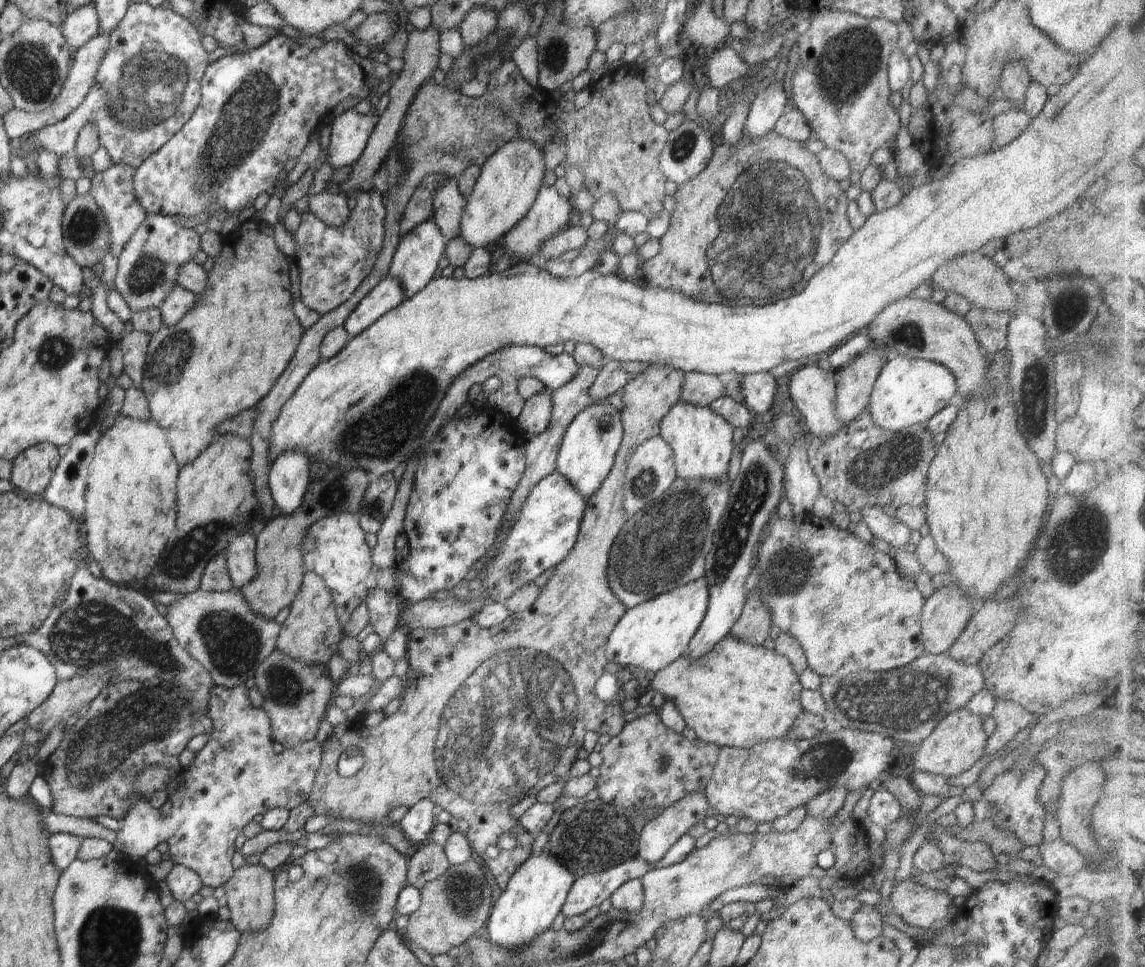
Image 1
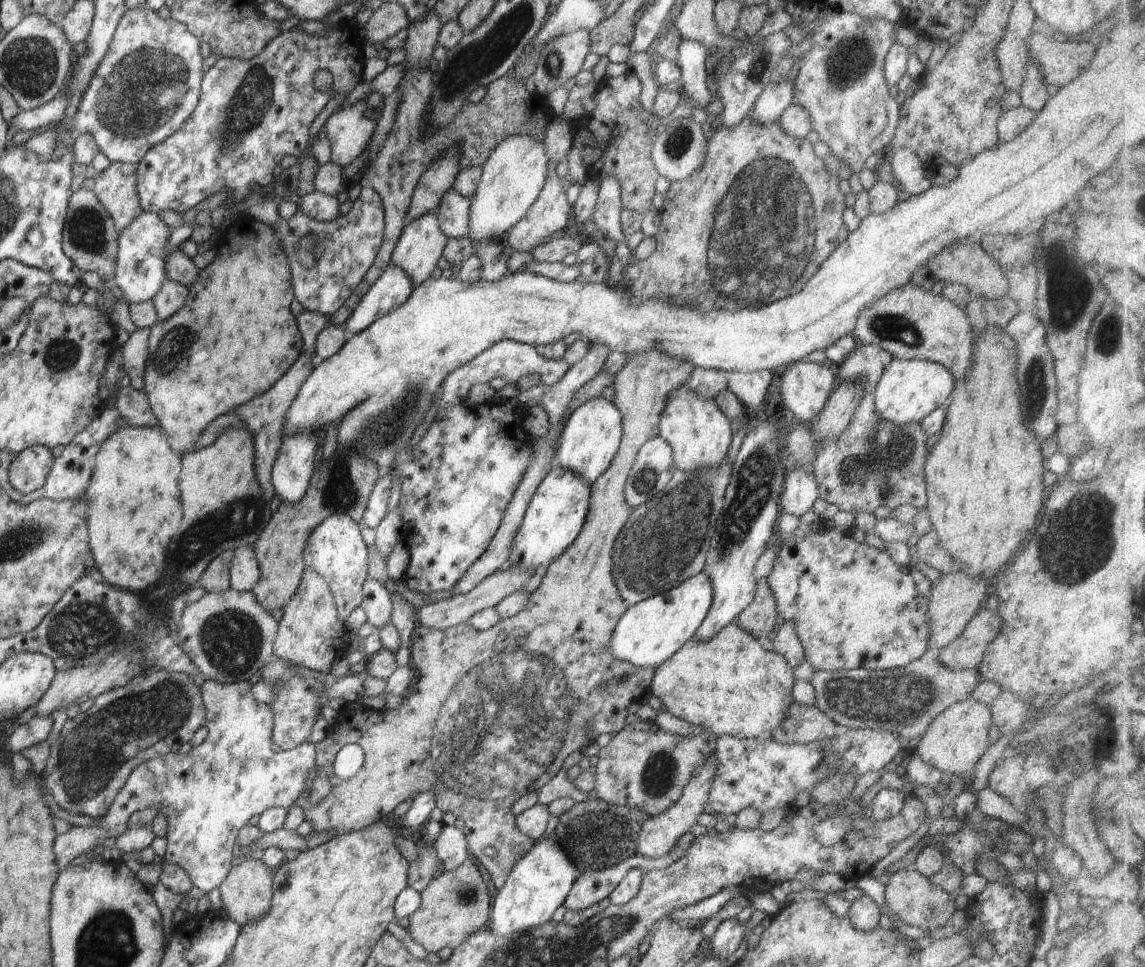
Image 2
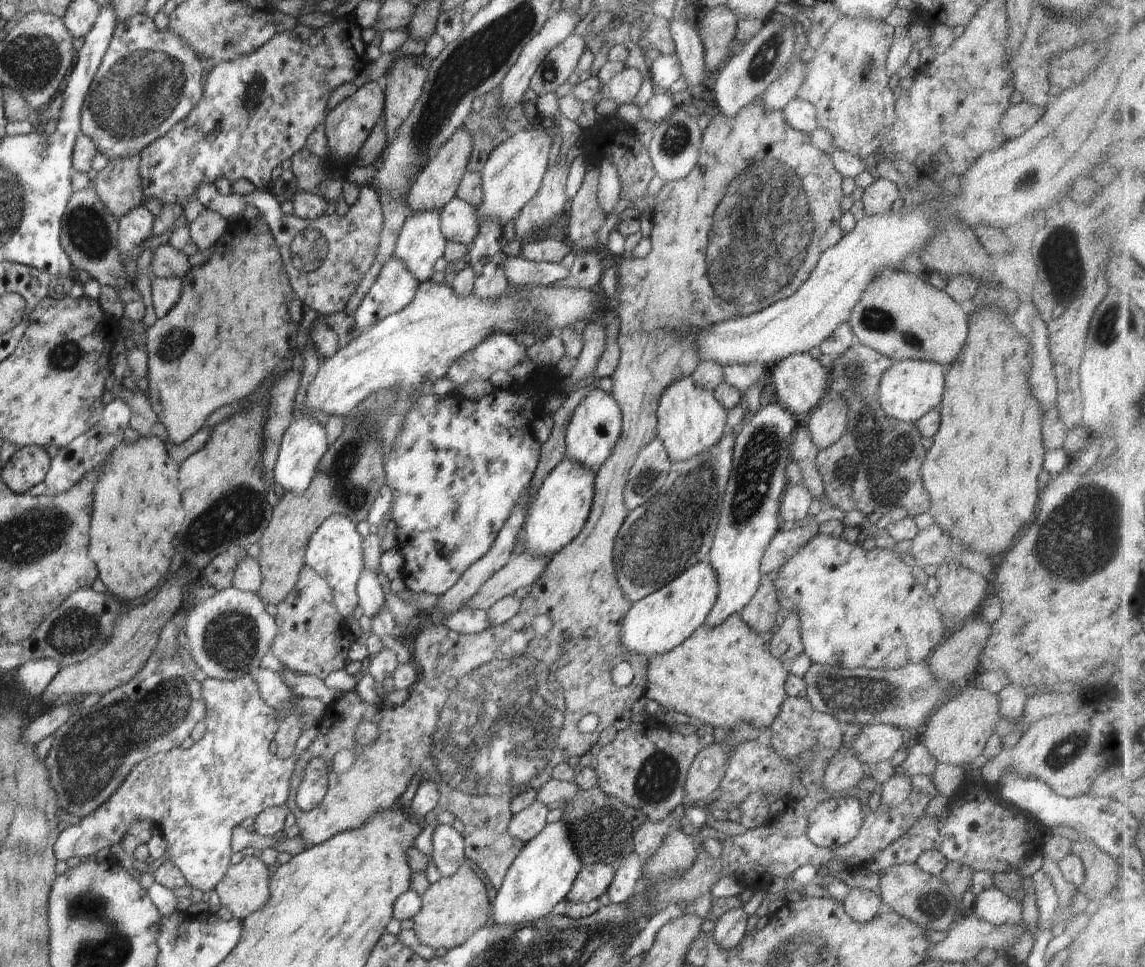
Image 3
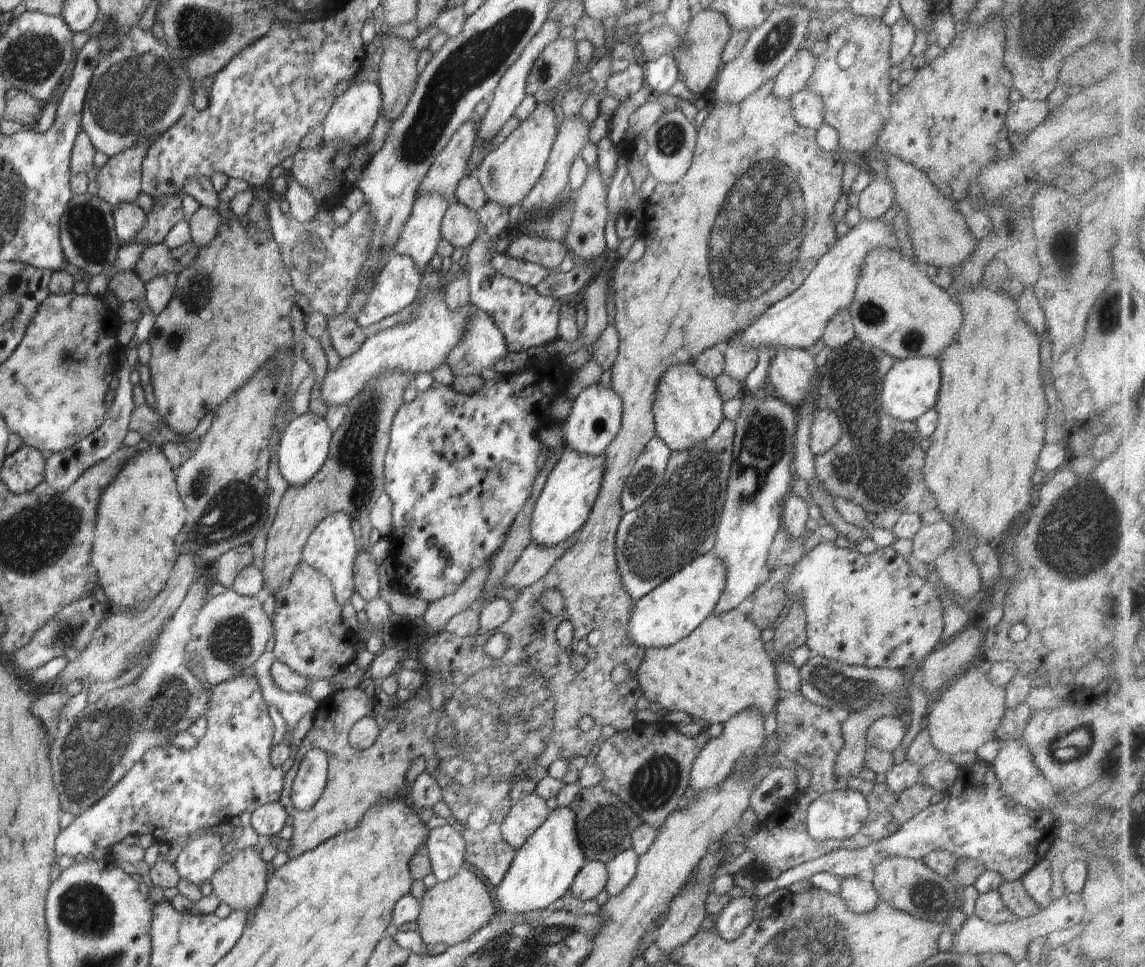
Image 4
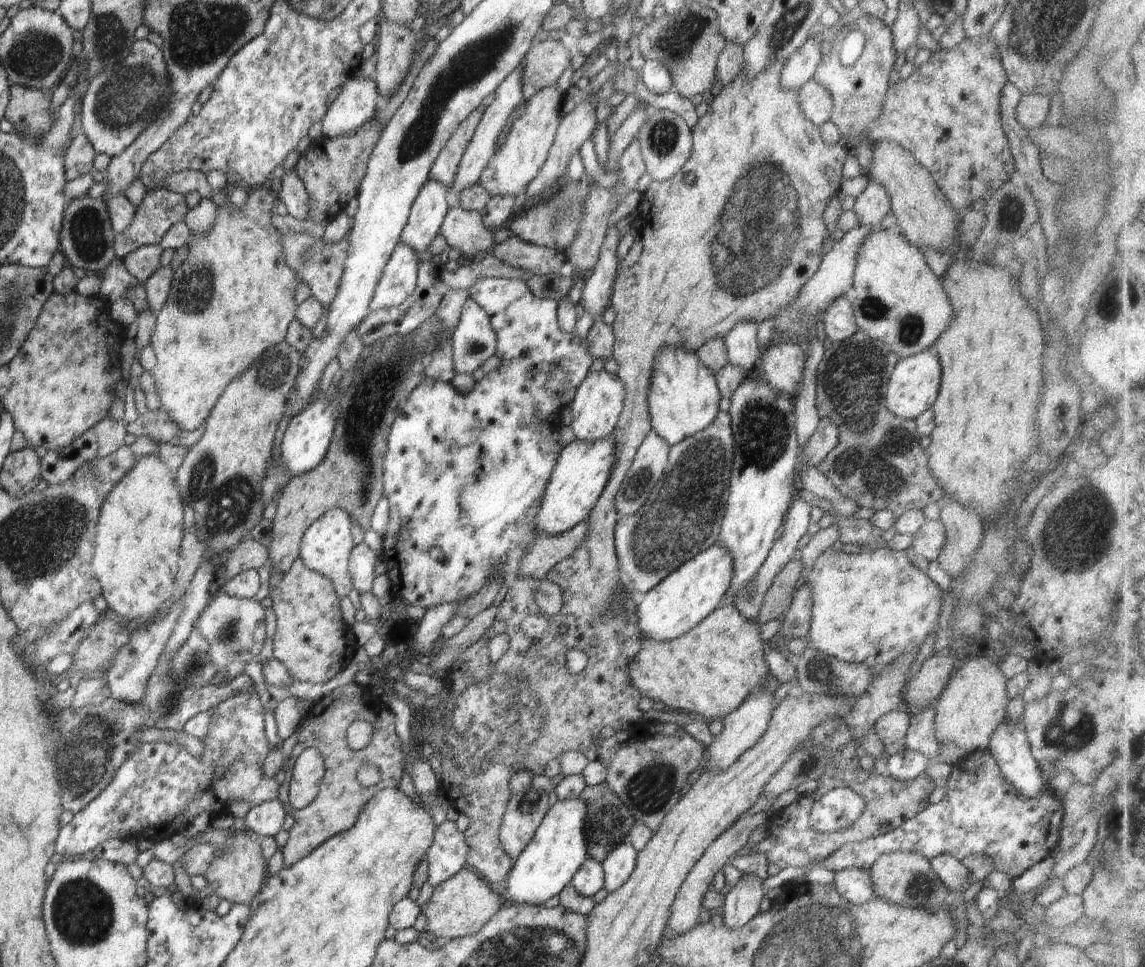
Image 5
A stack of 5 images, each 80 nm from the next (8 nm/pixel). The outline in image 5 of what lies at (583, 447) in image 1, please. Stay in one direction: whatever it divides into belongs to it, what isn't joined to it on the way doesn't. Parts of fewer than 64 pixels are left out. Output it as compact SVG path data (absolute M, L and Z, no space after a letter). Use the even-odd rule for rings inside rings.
M604 368L598 372L589 372L578 385L570 404L572 410L571 427L576 439L594 442L606 439L618 422L623 409L625 390L622 381L608 373Z

